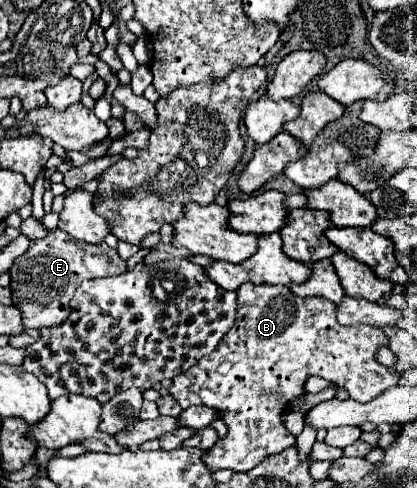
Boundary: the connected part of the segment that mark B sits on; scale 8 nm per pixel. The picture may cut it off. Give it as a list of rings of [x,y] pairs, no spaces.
[[[243,284],[237,290],[237,320],[235,326],[223,336],[223,342],[211,352],[203,356],[199,364],[191,366],[191,370],[175,376],[169,386],[171,396],[181,404],[181,408],[189,406],[209,406],[219,418],[227,424],[227,436],[219,440],[211,450],[203,454],[203,464],[211,470],[233,470],[247,472],[269,454],[283,452],[285,448],[295,444],[295,436],[291,436],[281,422],[281,414],[287,406],[305,394],[305,382],[309,376],[321,376],[327,382],[349,392],[349,398],[355,402],[369,402],[379,396],[385,388],[391,388],[399,382],[399,372],[381,366],[375,360],[375,352],[379,346],[387,346],[387,338],[379,328],[371,326],[339,326],[335,320],[335,304],[325,298],[299,298],[291,294],[287,286],[269,286],[269,284]]]

